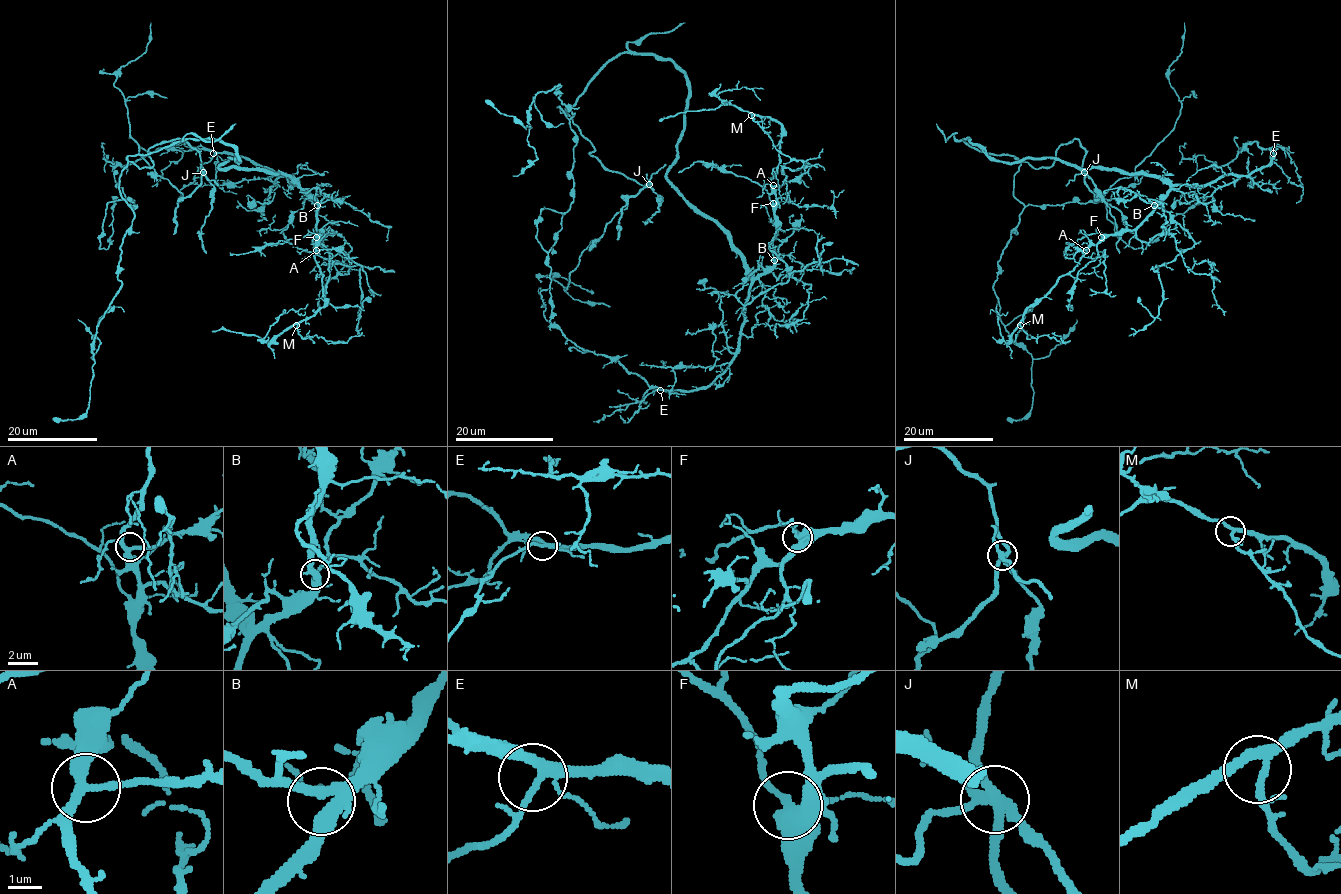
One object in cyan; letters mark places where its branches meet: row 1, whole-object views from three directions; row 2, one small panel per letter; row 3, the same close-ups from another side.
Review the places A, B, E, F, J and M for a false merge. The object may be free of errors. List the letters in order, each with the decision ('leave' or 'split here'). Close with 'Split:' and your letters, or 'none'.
A: leave
B: leave
E: leave
F: leave
J: split here
M: leave
Split: J

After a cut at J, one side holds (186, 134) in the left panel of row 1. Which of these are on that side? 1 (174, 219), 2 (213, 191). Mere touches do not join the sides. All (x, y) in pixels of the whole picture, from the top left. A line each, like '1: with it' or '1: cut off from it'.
1: with it
2: cut off from it

